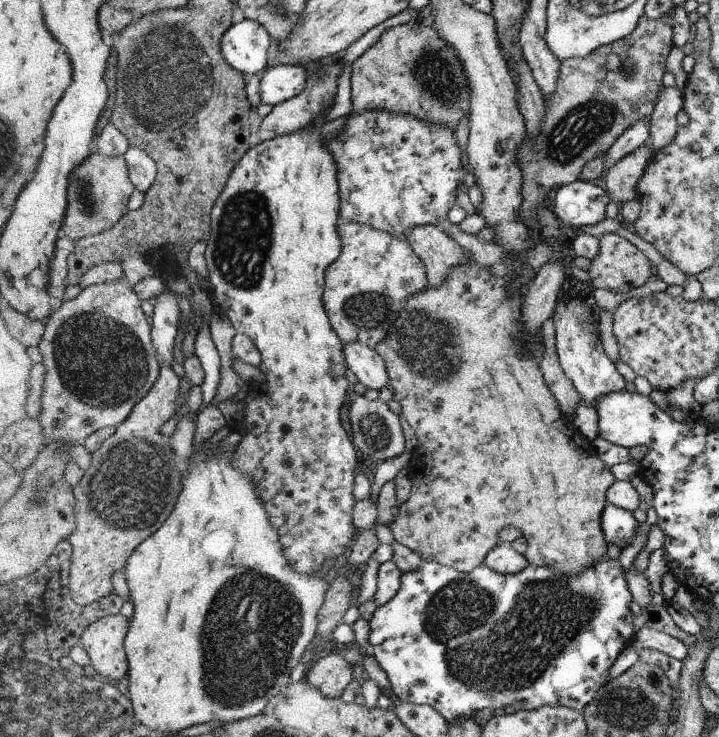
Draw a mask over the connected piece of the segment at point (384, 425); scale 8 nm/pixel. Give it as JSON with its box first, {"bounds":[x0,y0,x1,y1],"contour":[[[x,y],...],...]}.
{"bounds":[350,395,404,462],"contour":[[[359,395],[354,398],[350,406],[350,420],[352,423],[352,434],[354,446],[358,447],[366,461],[378,462],[396,458],[404,452],[404,434],[400,428],[400,418],[395,412],[390,412],[389,406],[380,400],[369,400]]]}

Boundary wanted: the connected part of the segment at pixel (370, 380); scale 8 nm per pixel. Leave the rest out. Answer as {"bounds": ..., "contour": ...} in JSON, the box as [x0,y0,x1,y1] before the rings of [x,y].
{"bounds":[344,343,389,391],"contour":[[[348,343],[344,348],[348,368],[367,388],[380,391],[389,384],[384,359],[369,346],[362,343]]]}

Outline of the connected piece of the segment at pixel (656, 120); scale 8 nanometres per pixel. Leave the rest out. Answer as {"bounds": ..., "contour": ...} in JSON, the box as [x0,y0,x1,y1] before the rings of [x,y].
{"bounds":[649,87,683,152],"contour":[[[662,87],[649,122],[650,144],[657,152],[665,147],[674,137],[679,127],[677,114],[683,109],[683,93],[678,87]]]}

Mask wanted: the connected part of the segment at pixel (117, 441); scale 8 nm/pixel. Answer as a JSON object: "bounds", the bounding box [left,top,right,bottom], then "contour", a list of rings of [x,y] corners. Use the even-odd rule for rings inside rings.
{"bounds":[70,365,184,606],"contour":[[[163,365],[161,378],[154,385],[144,401],[133,410],[130,418],[119,426],[112,438],[93,454],[93,465],[85,471],[84,478],[74,487],[78,497],[77,521],[78,530],[70,537],[74,545],[73,563],[70,568],[70,588],[74,592],[74,600],[82,606],[93,605],[104,597],[115,592],[114,577],[125,571],[130,557],[137,552],[138,547],[156,534],[176,510],[178,498],[182,494],[184,476],[178,468],[176,452],[170,445],[170,437],[162,434],[166,422],[170,422],[178,414],[178,398],[182,390],[180,376],[172,365]]]}

